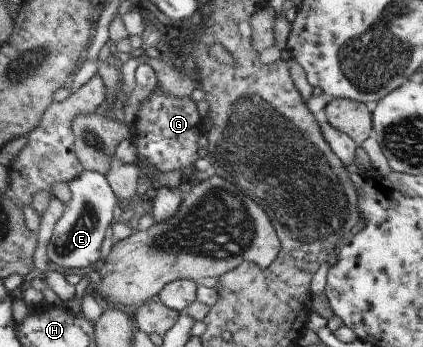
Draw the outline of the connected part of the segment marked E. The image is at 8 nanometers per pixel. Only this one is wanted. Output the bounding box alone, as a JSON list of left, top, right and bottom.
[46,169,118,271]

